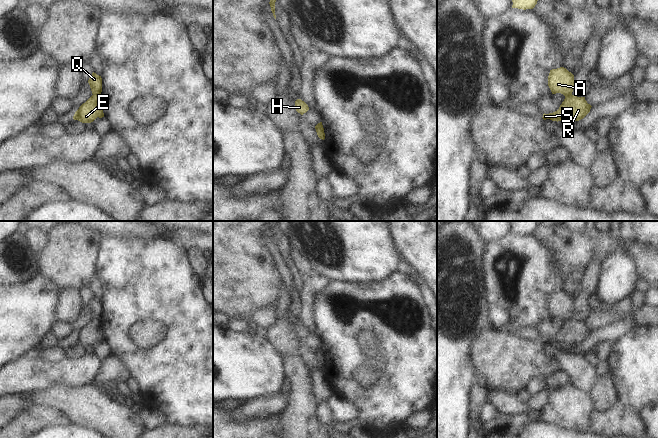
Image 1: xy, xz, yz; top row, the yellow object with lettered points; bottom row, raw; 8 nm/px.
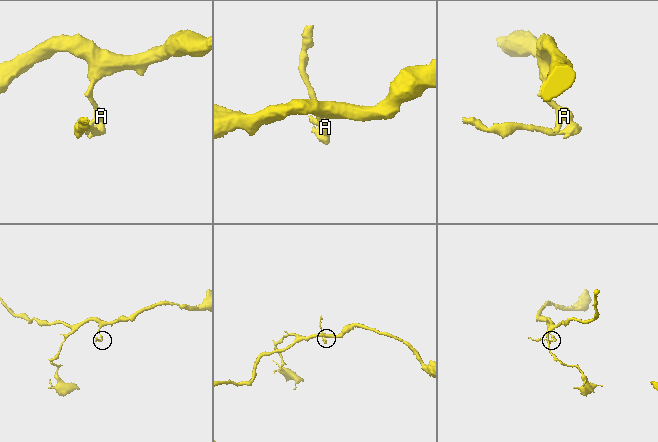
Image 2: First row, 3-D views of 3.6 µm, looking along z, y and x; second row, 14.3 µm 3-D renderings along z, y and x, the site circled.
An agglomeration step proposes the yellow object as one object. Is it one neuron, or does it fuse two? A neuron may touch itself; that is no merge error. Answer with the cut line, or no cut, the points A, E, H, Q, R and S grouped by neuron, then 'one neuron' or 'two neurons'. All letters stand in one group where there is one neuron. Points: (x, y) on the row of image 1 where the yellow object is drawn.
cut in xy along (93, 94), (99, 95); A H Q / E R S; two neurons

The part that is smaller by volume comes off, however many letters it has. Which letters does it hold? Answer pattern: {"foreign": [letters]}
{"foreign": ["E", "R", "S"]}

